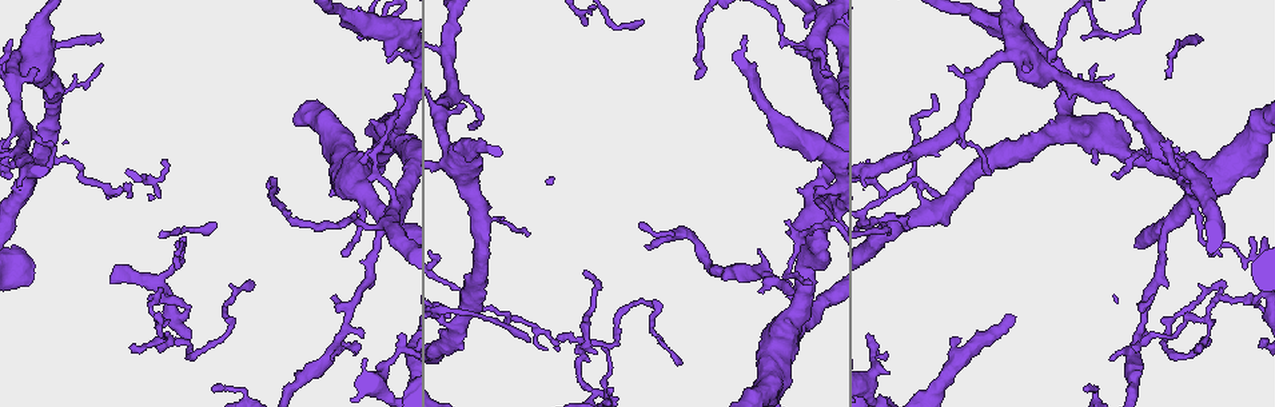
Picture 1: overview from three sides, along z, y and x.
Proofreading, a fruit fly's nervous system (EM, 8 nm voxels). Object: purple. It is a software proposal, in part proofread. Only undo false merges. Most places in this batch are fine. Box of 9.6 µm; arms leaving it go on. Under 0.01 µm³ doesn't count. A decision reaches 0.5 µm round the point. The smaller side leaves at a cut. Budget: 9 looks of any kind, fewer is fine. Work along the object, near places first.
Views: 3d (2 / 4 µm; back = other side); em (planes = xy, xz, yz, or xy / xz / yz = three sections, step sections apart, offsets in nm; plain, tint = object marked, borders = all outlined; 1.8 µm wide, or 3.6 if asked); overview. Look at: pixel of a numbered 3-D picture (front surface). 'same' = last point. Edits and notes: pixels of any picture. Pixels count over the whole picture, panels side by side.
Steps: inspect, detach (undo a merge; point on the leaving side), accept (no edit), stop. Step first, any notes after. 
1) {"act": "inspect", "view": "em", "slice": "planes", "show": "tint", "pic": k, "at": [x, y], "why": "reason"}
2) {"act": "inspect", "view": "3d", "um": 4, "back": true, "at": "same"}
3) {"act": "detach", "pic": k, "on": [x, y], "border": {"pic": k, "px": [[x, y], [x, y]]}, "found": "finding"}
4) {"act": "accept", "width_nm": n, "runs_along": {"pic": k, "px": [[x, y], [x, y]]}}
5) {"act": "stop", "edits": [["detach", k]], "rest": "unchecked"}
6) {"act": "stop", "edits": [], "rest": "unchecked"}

{"act": "inspect", "view": "em", "slice": "yz", "step": 4, "show": "tint", "pic": 1, "at": [958, 130], "why": "calibre changes"}

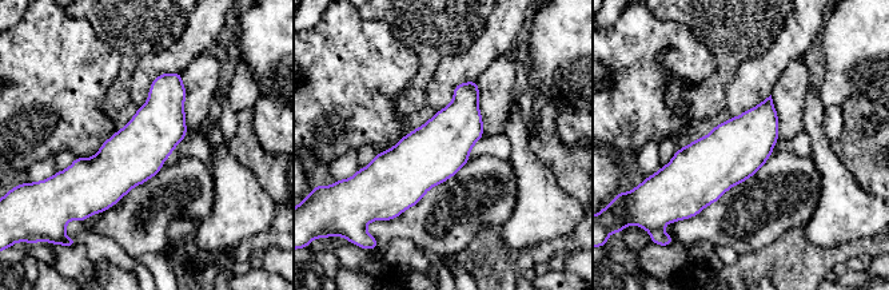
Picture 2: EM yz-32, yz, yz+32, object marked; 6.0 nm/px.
{"act": "accept", "found": "all the same neuron"}

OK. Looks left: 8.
{"act": "inspect", "view": "em", "um": 3.6, "slice": "planes", "show": "tint", "pic": 1, "at": [1011, 30], "why": "calibre changes"}

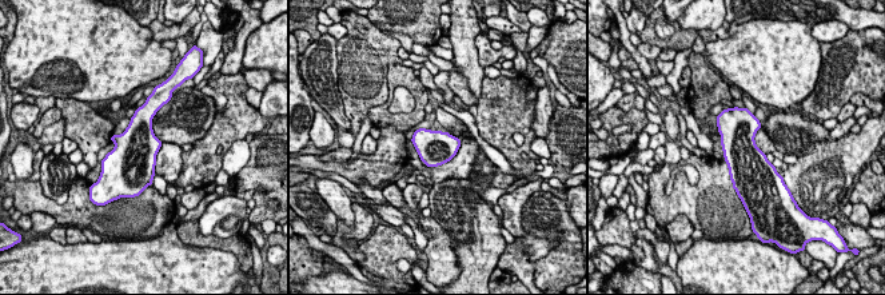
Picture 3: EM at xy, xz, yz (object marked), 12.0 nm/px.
{"act": "accept", "found": "continuous, no second neuron"}

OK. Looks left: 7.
{"act": "inspect", "view": "3d", "um": 2, "pic": 1, "at": [473, 303], "why": "four-way junction"}

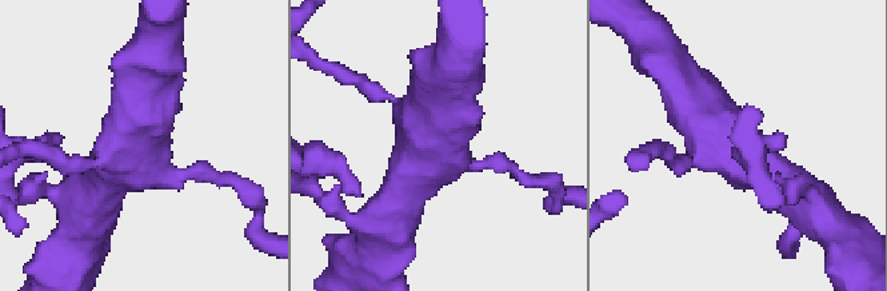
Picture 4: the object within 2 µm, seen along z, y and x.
{"act": "inspect", "view": "em", "slice": "yz", "step": 16, "show": "tint", "pic": 4, "at": [433, 147], "arms": 4}

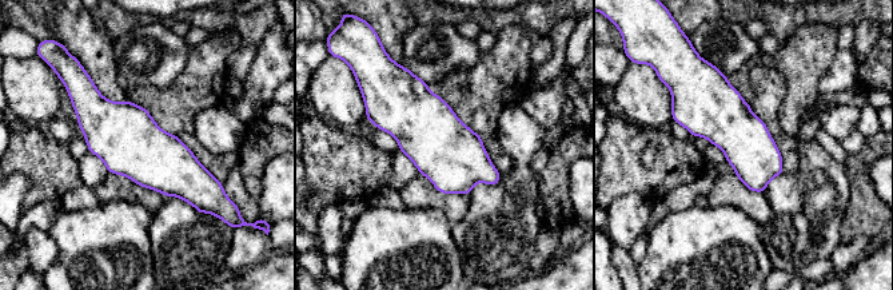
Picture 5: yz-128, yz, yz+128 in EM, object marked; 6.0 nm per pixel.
{"act": "inspect", "view": "em", "slice": "planes", "show": "tint", "at": "same"}

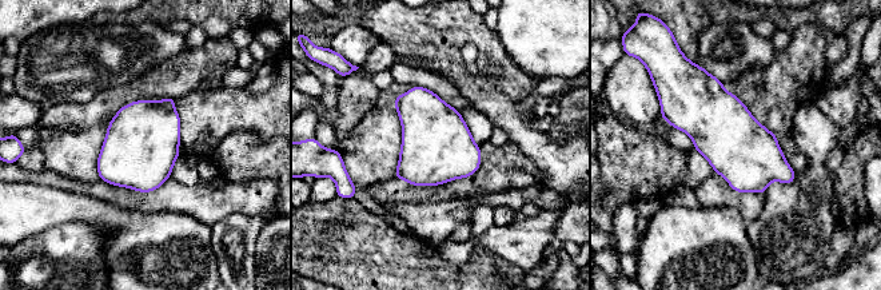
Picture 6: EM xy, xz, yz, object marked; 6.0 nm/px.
{"act": "accept", "width_nm": 400, "found": "one neuron here"}

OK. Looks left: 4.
{"act": "inspect", "view": "3d", "um": 4, "pic": 1, "at": [585, 347]}

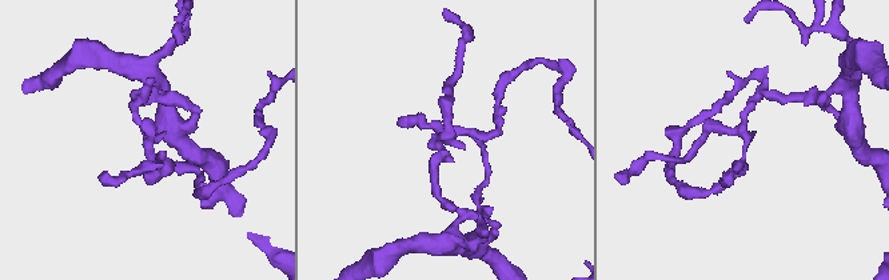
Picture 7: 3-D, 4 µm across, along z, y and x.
{"act": "inspect", "view": "em", "slice": "yz", "step": 4, "show": "tint", "pic": 7, "at": [145, 130], "arms": 4, "why": "shape alone is not enough"}

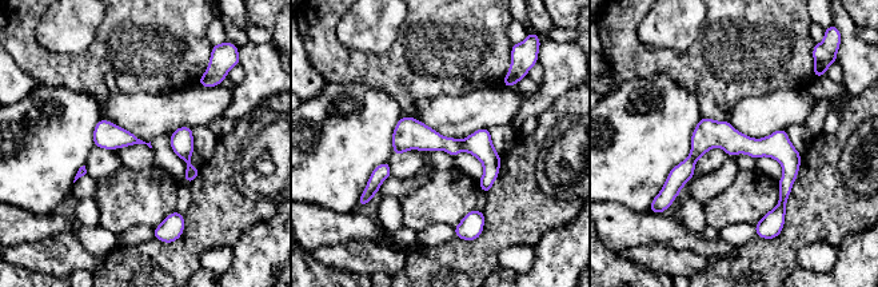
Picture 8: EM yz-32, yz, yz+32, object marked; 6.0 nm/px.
{"act": "inspect", "view": "em", "slice": "planes", "show": "tint", "at": "same"}

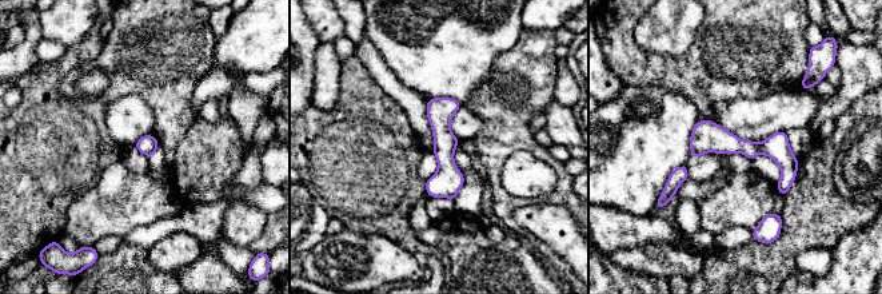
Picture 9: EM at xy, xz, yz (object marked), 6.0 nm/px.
{"act": "accept", "runs_along": {"pic": 9, "px": [[698, 127], [770, 147], [786, 163], [785, 189]]}, "found": "all the same neuron"}

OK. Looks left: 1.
{"act": "stop", "edits": [], "rest": "unchecked"}

